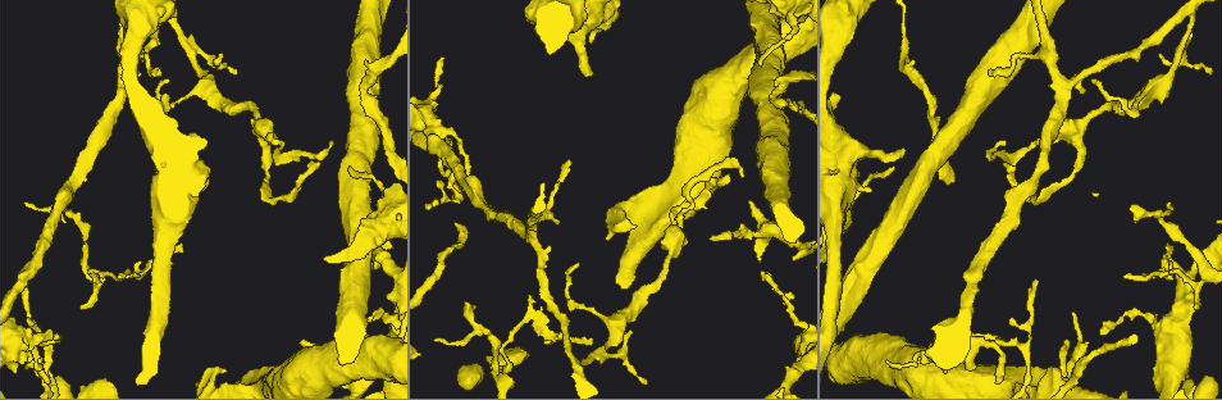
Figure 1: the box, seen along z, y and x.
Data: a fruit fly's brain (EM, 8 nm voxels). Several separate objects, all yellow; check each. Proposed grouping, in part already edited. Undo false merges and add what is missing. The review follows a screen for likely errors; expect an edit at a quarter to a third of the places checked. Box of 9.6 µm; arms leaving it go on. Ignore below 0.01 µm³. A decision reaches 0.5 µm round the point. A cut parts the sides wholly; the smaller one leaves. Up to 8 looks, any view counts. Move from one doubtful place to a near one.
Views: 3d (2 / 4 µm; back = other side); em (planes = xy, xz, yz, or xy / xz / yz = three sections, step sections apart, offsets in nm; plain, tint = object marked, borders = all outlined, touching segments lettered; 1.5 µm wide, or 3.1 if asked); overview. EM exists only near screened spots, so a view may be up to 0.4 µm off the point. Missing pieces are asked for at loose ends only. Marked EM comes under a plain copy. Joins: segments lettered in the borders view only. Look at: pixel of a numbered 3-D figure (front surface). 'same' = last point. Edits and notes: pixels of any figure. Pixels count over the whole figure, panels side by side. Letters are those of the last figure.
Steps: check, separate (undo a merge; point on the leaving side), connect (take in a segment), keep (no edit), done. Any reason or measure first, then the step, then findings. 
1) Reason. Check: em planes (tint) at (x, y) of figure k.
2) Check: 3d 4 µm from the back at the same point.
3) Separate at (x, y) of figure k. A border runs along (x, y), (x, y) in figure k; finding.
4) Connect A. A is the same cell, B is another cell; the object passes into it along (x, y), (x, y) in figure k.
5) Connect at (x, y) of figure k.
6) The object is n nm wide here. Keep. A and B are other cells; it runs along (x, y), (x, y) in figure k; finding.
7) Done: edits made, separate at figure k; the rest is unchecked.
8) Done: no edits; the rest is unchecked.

Free end. Check: em yz step 8 (borders) at (1102, 330) of figure 1.

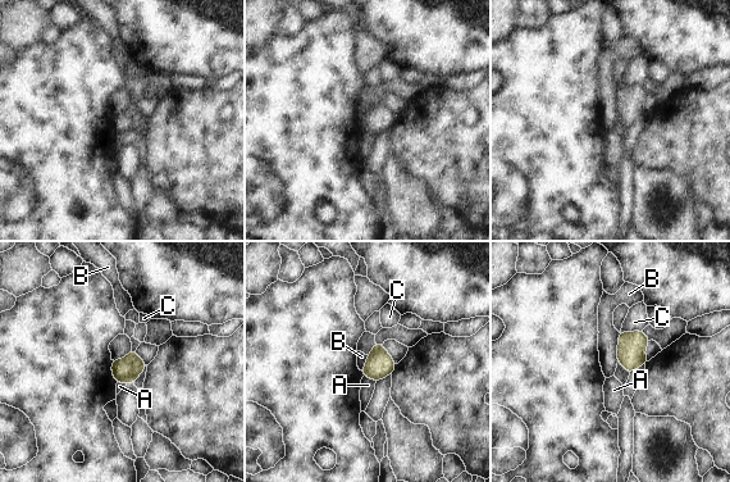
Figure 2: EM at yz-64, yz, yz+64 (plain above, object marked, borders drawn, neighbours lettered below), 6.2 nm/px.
The object is 160 nm wide here. Keep. A, B and C are other cells; a border runs along (619, 332), (616, 362) in figure 2; none of them fits.

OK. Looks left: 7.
Check: 3d 4 µm at (478, 333) of figure 1.

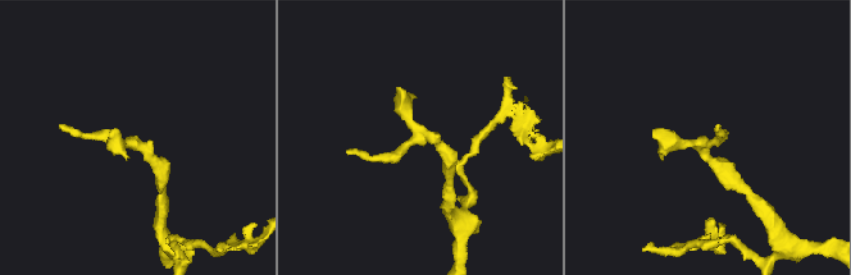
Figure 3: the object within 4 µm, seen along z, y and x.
Check: em xz step 4 (borders) at (135, 142) of figure 3.

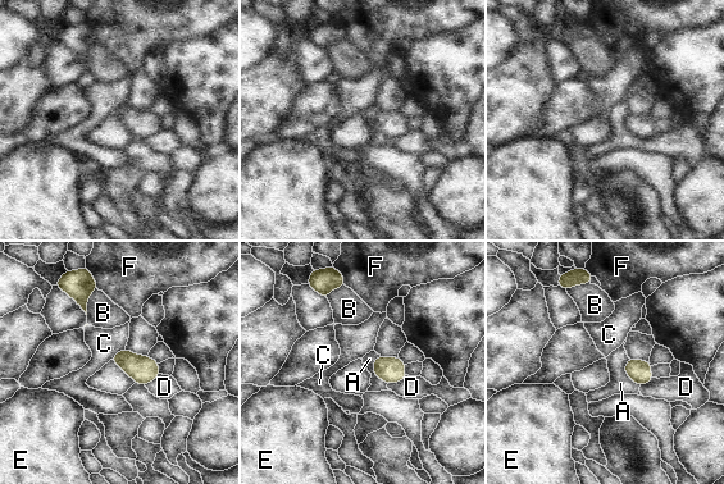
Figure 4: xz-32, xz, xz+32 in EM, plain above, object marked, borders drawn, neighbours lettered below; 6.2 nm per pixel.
Keep. A, B, C, D, E and F are other cells; a border runs along (124, 348), (119, 350), (110, 359) in figure 4; continuous, no second neuron.

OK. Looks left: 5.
Calibre changes. Check: 3d 4 µm at (273, 141) of figure 1.

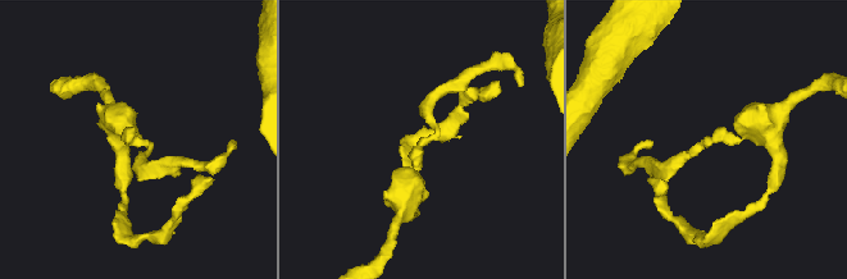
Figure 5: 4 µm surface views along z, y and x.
Need the tissue. Check: em planes (borders) at (131, 134) of figure 5.

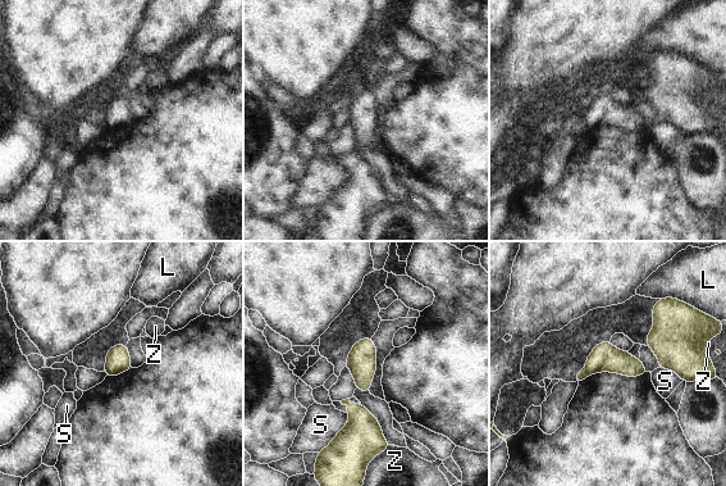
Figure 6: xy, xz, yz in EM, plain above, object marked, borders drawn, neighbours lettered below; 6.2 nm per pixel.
Separate at (583, 373) of figure 6. L, S and Z are other cells; a border runs along (585, 368), (588, 375) in figure 6; two neurons meet here.

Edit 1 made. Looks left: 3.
Done: edits made, separate at figure 6; the rest is unchecked.

